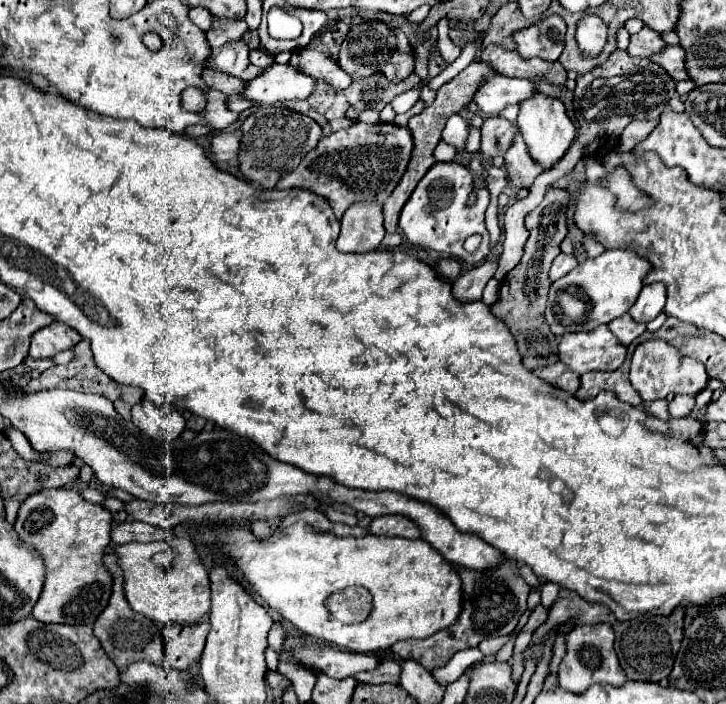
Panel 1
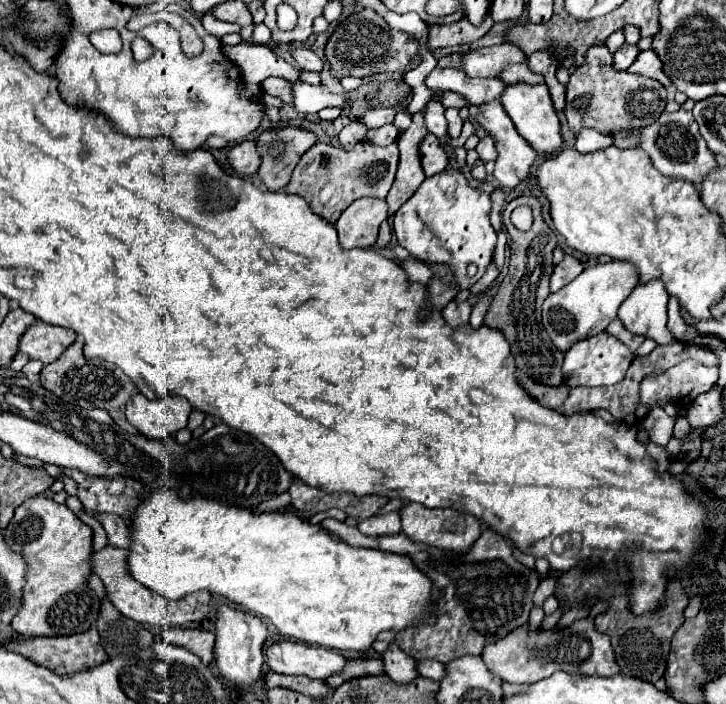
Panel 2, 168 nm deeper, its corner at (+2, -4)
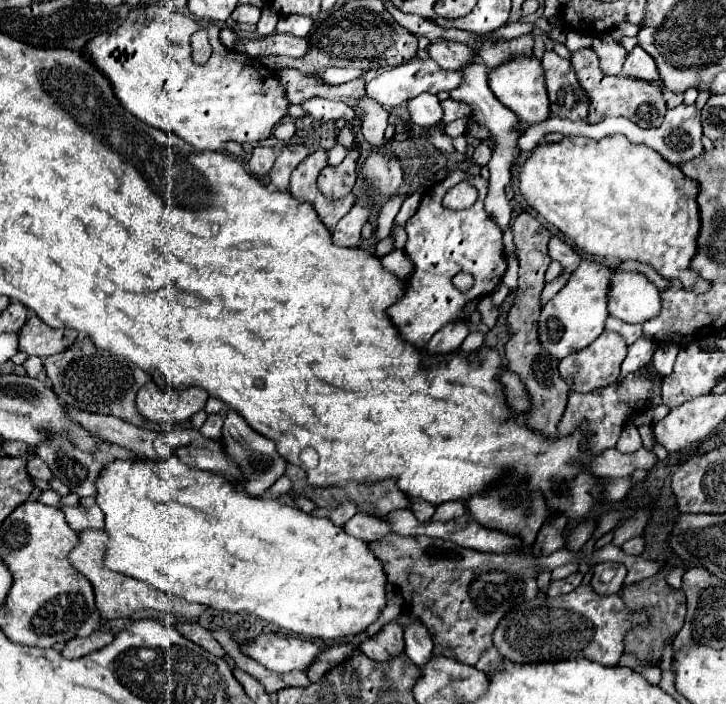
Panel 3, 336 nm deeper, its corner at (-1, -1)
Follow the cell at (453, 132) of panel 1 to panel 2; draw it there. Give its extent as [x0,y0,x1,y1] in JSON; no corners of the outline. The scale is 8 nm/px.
[426,100,448,140]

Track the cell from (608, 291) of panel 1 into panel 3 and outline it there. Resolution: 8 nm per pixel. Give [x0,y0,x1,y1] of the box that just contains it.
[537,259,609,359]

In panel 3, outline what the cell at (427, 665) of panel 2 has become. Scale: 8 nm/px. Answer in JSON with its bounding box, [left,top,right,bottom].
[403,621,433,667]

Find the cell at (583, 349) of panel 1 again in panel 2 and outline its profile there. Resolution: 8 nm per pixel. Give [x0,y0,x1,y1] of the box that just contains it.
[562,332,634,388]

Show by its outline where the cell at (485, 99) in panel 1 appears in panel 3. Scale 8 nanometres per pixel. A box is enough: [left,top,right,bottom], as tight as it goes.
[365,59,461,109]

